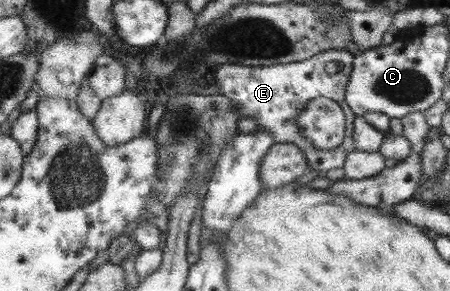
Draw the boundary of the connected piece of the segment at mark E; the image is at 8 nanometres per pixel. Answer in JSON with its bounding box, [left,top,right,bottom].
[215,49,358,172]

